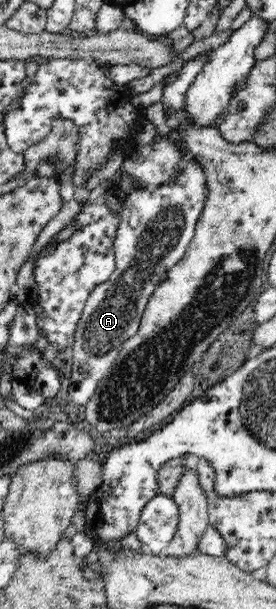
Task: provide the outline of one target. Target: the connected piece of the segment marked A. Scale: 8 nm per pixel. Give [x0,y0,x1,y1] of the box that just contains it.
[71,161,207,410]

